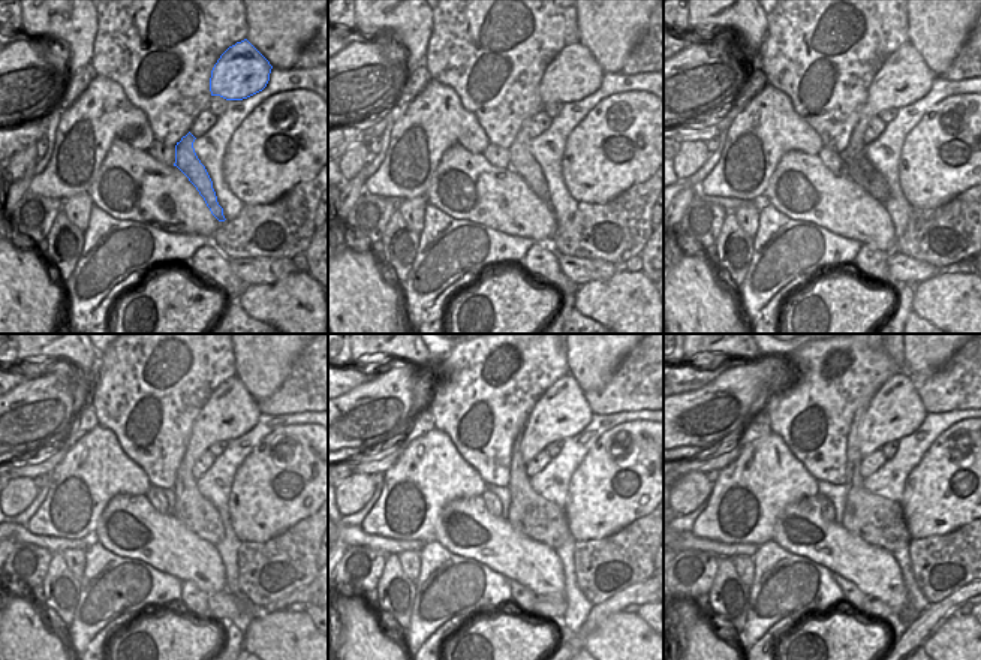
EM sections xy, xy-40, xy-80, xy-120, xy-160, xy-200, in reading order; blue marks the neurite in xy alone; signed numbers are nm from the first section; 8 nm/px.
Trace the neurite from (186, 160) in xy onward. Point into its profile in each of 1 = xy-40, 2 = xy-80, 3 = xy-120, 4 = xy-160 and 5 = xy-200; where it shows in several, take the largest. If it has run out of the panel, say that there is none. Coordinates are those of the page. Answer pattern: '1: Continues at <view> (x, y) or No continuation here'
1: Continues at xy-40 (521, 160)
2: Continues at xy-80 (903, 78)
3: Continues at xy-120 (231, 410)
4: Continues at xy-160 (562, 412)
5: Continues at xy-200 (896, 410).

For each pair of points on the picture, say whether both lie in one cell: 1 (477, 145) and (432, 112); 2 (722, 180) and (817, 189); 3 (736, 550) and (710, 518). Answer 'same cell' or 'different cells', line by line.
1: same cell
2: different cells
3: different cells

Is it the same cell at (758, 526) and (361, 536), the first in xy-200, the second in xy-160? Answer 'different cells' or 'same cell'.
different cells

